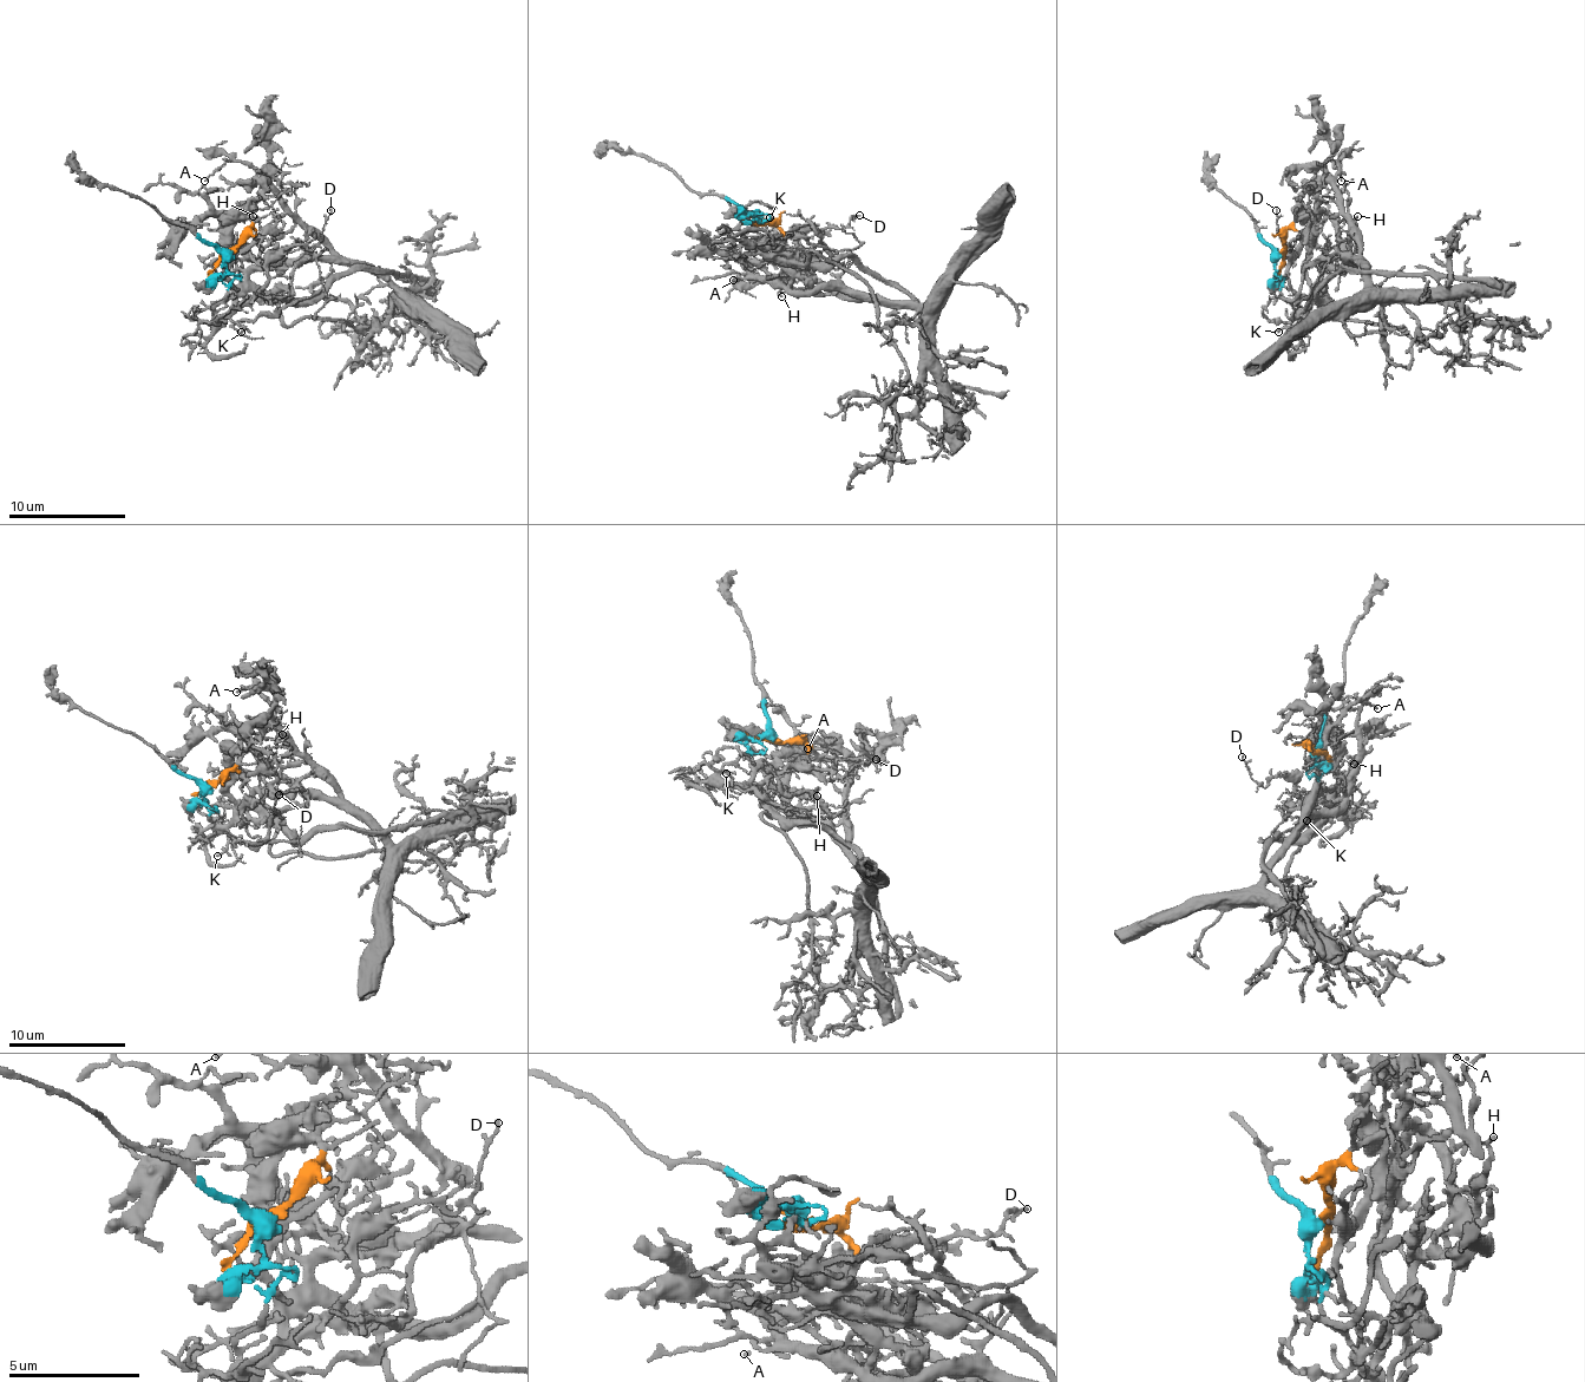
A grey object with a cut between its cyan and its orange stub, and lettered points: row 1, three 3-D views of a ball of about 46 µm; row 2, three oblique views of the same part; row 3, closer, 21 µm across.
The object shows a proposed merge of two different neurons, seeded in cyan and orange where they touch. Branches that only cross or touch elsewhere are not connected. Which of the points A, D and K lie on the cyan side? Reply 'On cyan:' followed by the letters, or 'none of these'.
On cyan: D, K

